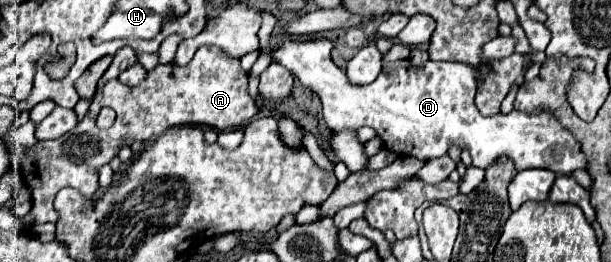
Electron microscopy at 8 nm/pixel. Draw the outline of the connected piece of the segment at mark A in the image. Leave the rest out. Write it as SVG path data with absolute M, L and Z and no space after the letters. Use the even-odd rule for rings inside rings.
M208 45L200 47L184 67L174 63L158 65L138 87L126 87L118 79L108 81L92 101L86 117L76 125L76 135L68 139L38 141L28 149L28 153L20 155L20 171L26 177L26 185L32 189L30 215L34 217L34 225L58 221L52 201L62 187L74 187L86 199L94 199L100 189L100 167L110 163L122 147L132 145L134 141L152 141L176 125L200 125L216 131L232 131L242 123L248 123L258 113L258 107L246 87L248 75L240 69L240 63ZM102 107L112 107L118 115L116 123L106 131L96 129L96 117Z

